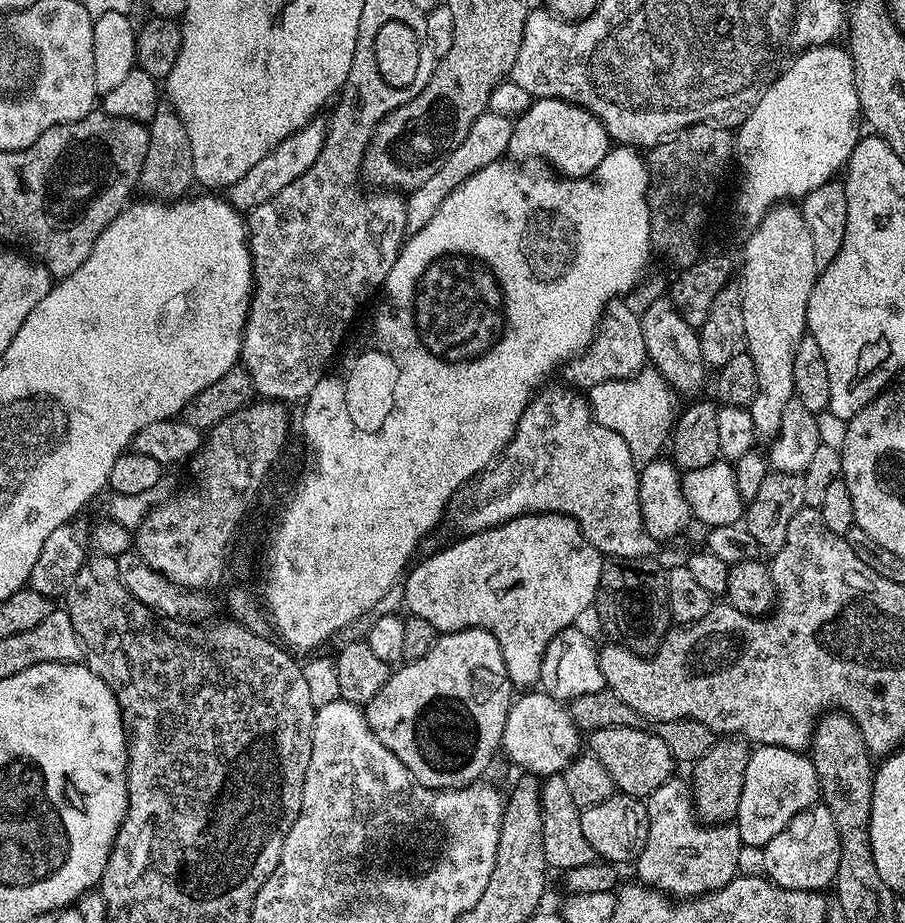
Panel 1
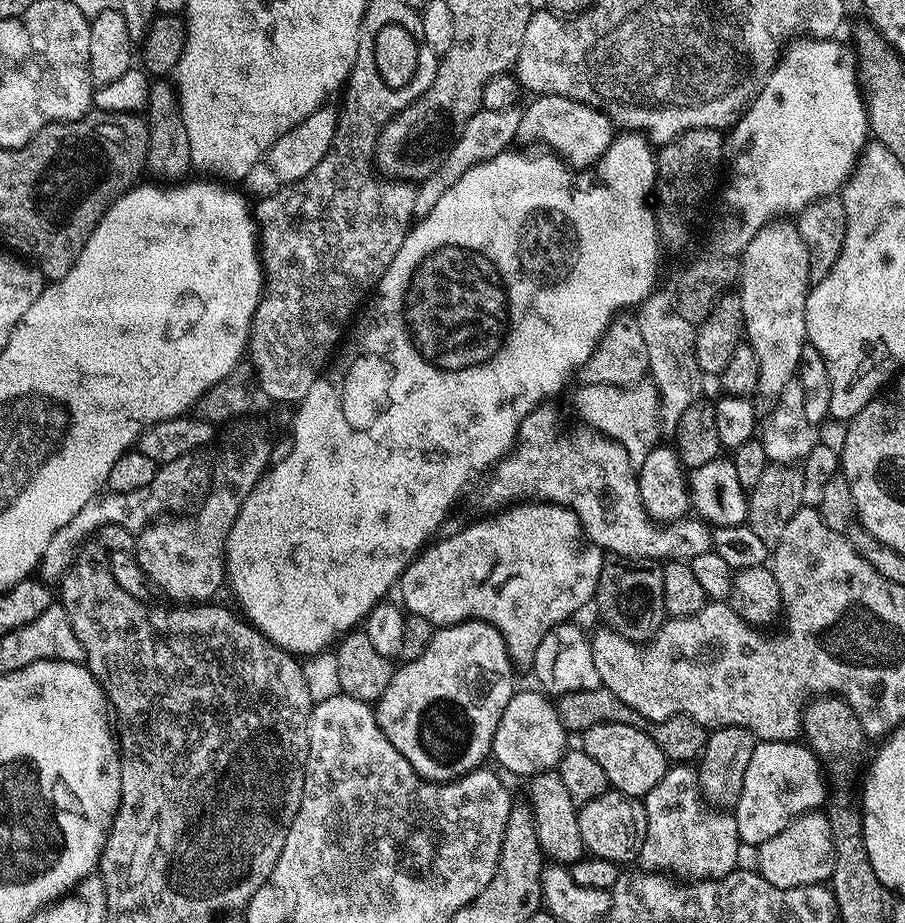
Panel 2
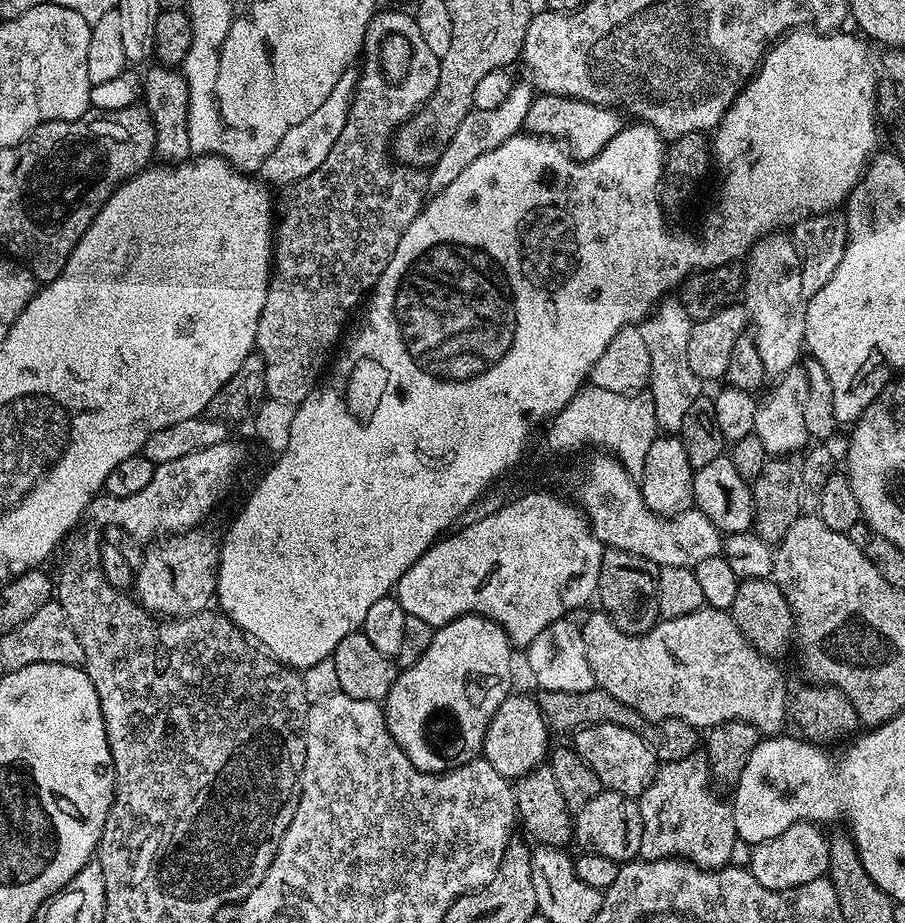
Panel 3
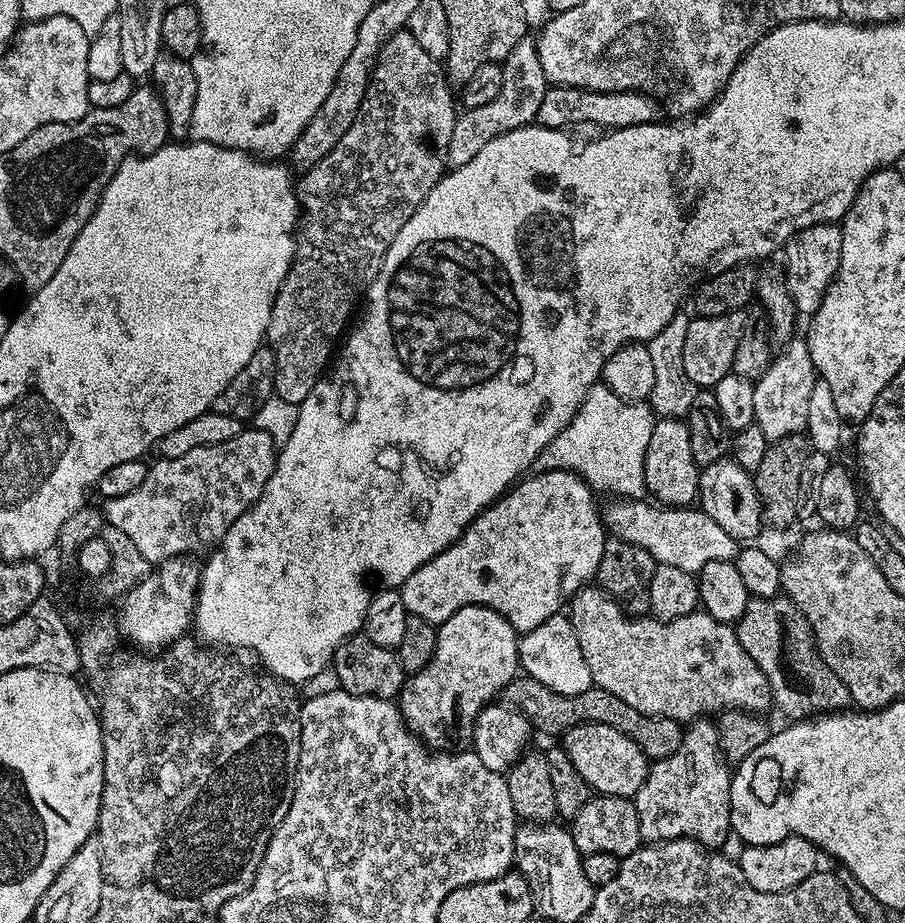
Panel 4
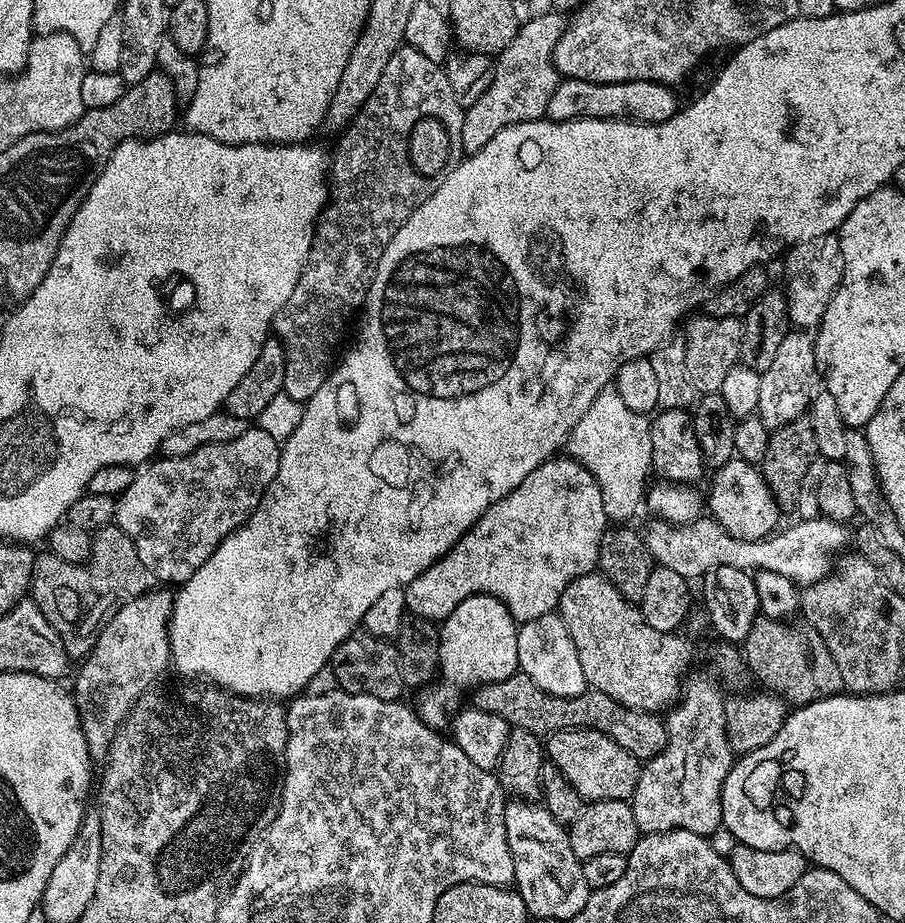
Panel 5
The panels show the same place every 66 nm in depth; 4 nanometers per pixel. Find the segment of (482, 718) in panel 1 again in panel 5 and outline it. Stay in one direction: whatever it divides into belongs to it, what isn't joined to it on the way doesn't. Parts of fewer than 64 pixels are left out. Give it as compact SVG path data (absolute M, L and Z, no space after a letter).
M478 594L458 602L458 606L454 606L451 614L439 625L439 679L419 693L420 721L437 730L447 729L456 713L461 711L466 694L481 688L484 684L502 682L502 678L513 676L520 667L517 627L518 621L498 598Z

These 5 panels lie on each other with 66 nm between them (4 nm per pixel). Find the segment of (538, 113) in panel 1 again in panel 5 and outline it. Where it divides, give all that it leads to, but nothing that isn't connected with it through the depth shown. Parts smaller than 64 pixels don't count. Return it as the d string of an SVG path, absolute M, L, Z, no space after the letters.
M561 79L554 94L550 94L550 106L546 113L549 120L579 120L581 118L599 118L610 120L628 117L637 124L657 124L666 122L678 111L676 96L671 87L649 80L634 82L586 82L585 80Z

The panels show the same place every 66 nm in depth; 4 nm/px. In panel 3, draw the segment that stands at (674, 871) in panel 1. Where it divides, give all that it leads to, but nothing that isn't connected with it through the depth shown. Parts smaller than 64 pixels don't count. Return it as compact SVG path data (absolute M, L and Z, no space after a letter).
M703 751L691 752L686 758L675 760L669 764L661 763L656 770L654 782L639 798L642 814L642 846L639 859L665 860L667 858L685 858L697 864L699 868L722 868L729 863L730 850L738 838L734 826L734 814L731 803L723 800L712 789L714 777L708 764L707 755Z

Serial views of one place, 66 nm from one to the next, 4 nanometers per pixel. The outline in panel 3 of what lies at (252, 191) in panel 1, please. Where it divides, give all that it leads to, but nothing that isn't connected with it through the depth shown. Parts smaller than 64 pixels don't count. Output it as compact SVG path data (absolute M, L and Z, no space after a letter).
M353 66L342 70L338 83L334 86L334 90L330 90L330 95L324 99L322 106L318 106L318 110L314 110L310 118L302 118L302 122L291 128L282 137L282 142L278 142L274 150L270 150L266 162L262 162L262 166L258 169L259 175L269 185L294 185L302 178L306 178L306 174L314 174L314 170L318 170L318 166L326 162L330 150L334 150L334 142L338 142L342 129L346 127L346 118L350 118L350 106L359 81L359 67Z

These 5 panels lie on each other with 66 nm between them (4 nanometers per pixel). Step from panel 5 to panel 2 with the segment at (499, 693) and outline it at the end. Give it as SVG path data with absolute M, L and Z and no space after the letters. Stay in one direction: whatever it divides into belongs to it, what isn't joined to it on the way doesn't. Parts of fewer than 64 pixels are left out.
M606 687L594 690L578 690L577 692L565 692L555 701L556 714L564 723L565 729L572 734L582 734L590 730L590 726L599 724L621 724L622 726L634 726L634 730L642 730L654 742L658 742L658 750L670 762L692 762L704 751L704 744L708 741L708 732L704 725L694 722L688 716L671 716L665 720L647 720L638 714L638 710L630 710L618 694L610 694Z

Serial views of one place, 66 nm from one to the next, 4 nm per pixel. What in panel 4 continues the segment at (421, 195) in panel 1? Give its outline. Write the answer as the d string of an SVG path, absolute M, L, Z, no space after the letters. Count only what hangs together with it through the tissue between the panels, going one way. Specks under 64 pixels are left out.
M525 38L510 50L510 54L502 61L504 81L502 90L498 90L498 98L494 102L486 102L486 106L464 108L456 117L454 134L446 149L446 164L449 169L461 168L479 154L494 138L506 134L510 130L527 128L536 120L538 106L542 106L542 98L550 87L546 74L542 70L542 62L538 60L536 41Z

